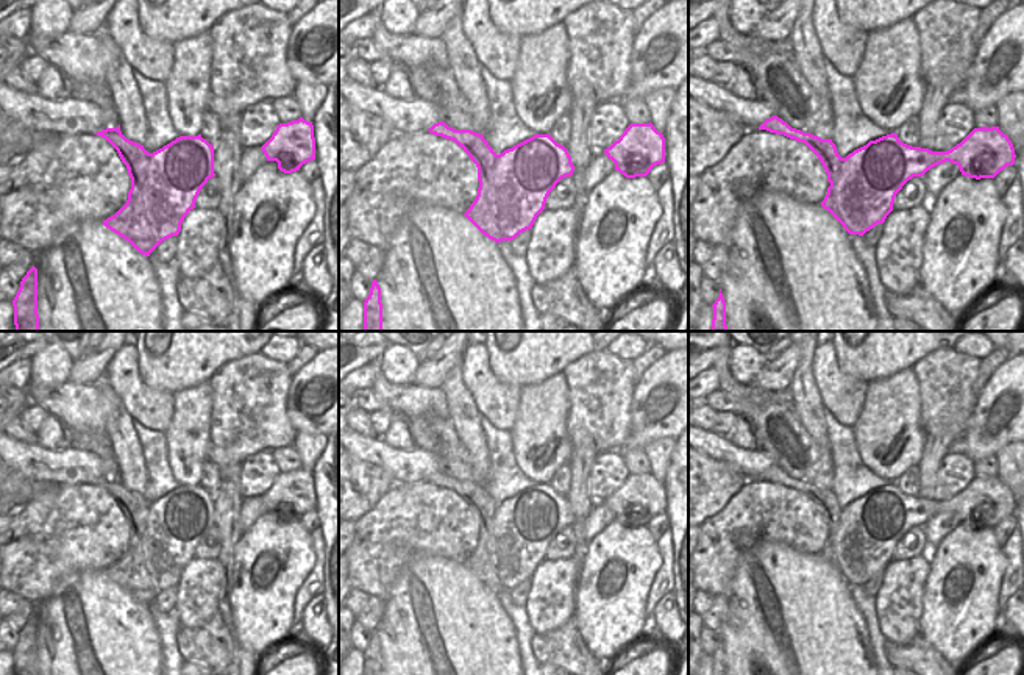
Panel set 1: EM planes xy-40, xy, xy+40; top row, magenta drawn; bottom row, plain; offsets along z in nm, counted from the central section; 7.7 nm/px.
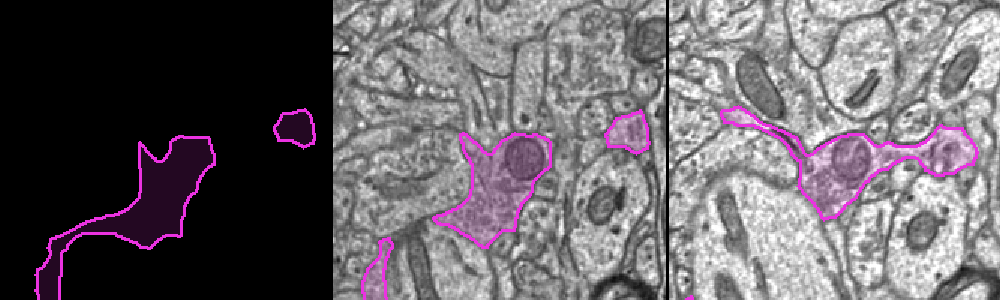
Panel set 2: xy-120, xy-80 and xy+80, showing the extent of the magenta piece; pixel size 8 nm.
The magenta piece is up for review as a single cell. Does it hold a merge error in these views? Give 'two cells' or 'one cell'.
two cells

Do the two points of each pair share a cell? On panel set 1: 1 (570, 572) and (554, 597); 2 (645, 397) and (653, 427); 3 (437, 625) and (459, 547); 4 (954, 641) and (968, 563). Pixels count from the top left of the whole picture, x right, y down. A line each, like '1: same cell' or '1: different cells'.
1: same cell
2: same cell
3: different cells
4: same cell

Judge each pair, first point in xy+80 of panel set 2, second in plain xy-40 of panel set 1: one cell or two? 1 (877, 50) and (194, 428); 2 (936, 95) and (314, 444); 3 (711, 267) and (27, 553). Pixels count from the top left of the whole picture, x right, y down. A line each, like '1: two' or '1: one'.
1: one
2: two
3: two

